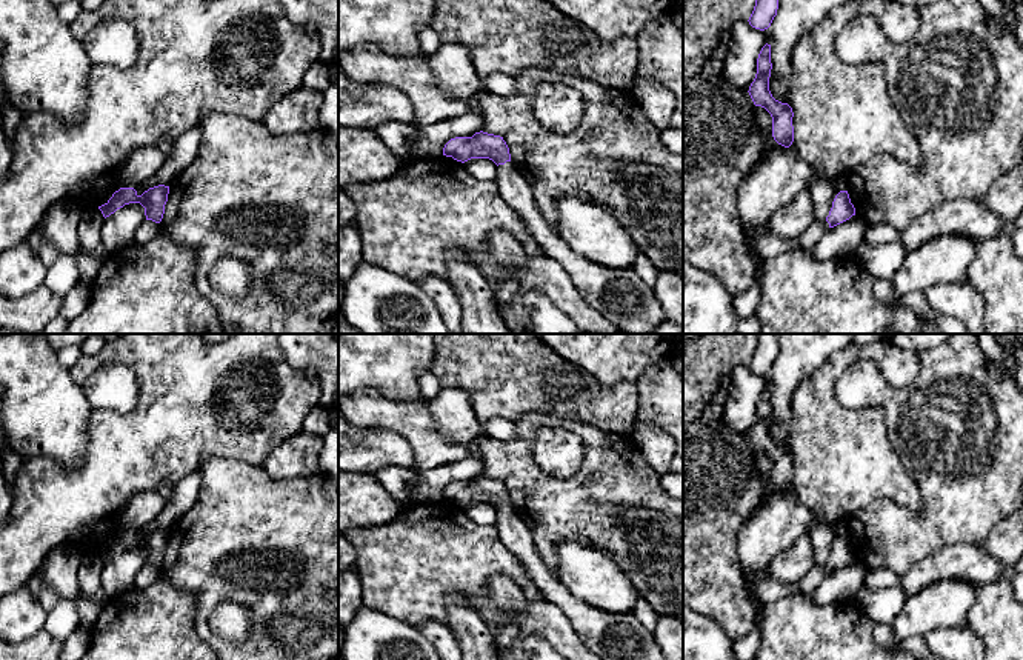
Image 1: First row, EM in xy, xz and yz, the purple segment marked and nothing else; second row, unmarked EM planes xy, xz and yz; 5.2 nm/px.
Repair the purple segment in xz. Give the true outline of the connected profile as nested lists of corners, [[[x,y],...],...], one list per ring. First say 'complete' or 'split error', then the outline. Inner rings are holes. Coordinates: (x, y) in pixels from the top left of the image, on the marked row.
split error; [[[483,131],[472,137],[455,137],[445,145],[443,155],[462,163],[471,158],[492,160],[502,200],[517,212],[540,249],[563,268],[586,303],[621,334],[652,334],[666,320],[654,289],[634,269],[603,268],[586,260],[546,223],[529,183],[511,162],[503,137]]]

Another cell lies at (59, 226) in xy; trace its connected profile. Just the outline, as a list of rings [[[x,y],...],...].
[[[72,198],[62,200],[54,203],[37,228],[29,234],[26,243],[37,254],[40,248],[49,242],[55,246],[58,254],[78,254],[80,242],[78,242],[78,217],[80,209],[72,202]]]

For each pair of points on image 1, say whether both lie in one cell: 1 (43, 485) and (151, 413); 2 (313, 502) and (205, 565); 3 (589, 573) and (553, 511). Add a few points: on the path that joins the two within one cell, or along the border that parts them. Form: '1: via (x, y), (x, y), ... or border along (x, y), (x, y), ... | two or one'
1: via (69, 485), (79, 485), (125, 439) | one
2: via (286, 528), (273, 542), (237, 542), (231, 545) | one
3: border along (606, 551), (562, 542), (556, 573) | two

